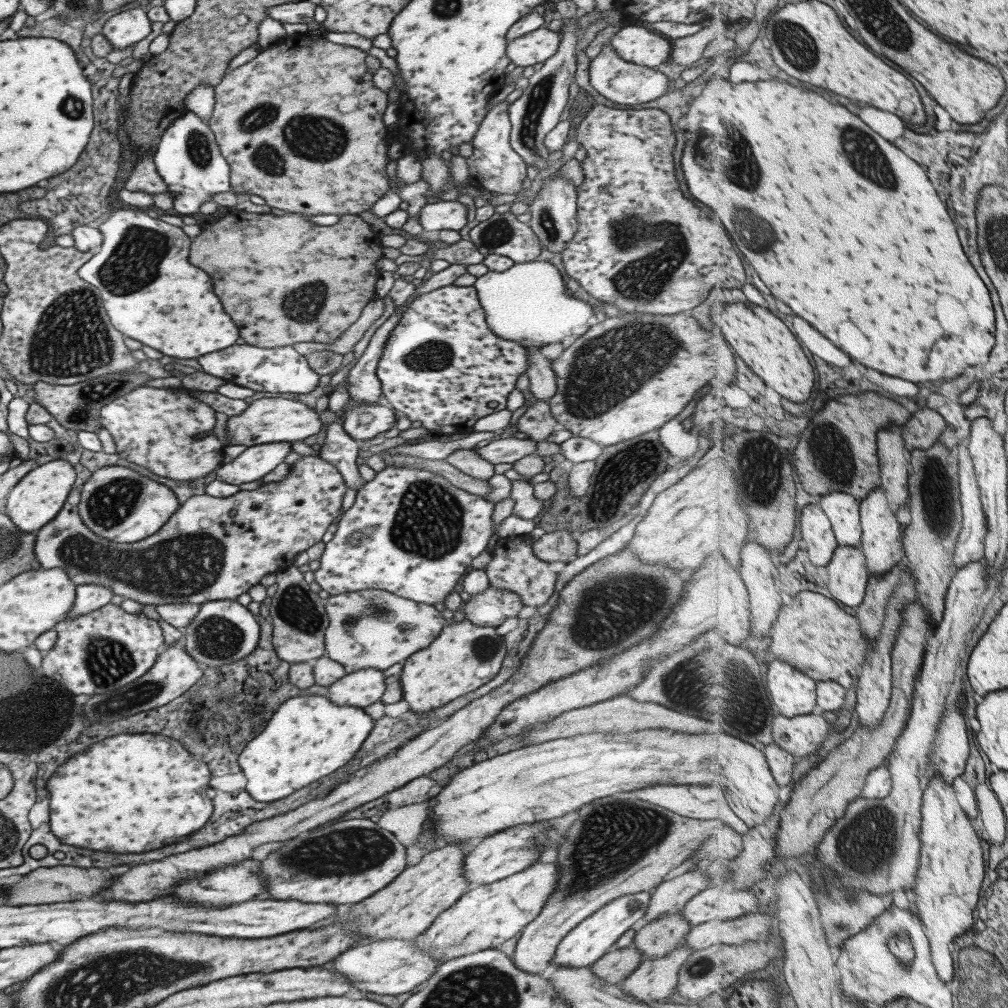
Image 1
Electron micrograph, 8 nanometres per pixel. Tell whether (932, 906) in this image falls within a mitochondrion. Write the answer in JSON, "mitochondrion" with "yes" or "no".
{"mitochondrion":"no"}

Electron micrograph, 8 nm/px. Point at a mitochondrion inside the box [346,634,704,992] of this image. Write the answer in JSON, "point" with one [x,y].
{"point":[641,829]}

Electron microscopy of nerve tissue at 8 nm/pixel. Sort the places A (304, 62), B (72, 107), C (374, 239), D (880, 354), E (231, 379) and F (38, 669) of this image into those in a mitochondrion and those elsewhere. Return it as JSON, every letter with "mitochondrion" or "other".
{"A":"other","B":"mitochondrion","C":"other","D":"other","E":"other","F":"other"}

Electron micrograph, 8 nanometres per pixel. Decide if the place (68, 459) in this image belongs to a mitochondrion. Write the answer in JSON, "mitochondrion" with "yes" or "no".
{"mitochondrion":"no"}

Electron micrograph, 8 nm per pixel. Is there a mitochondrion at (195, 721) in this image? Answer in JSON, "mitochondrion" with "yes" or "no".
{"mitochondrion":"no"}

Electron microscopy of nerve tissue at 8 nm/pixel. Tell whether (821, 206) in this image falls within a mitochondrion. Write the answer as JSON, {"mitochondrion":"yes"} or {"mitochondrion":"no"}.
{"mitochondrion":"no"}

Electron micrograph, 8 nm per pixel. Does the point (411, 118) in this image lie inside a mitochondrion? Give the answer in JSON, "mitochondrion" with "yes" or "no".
{"mitochondrion":"no"}

